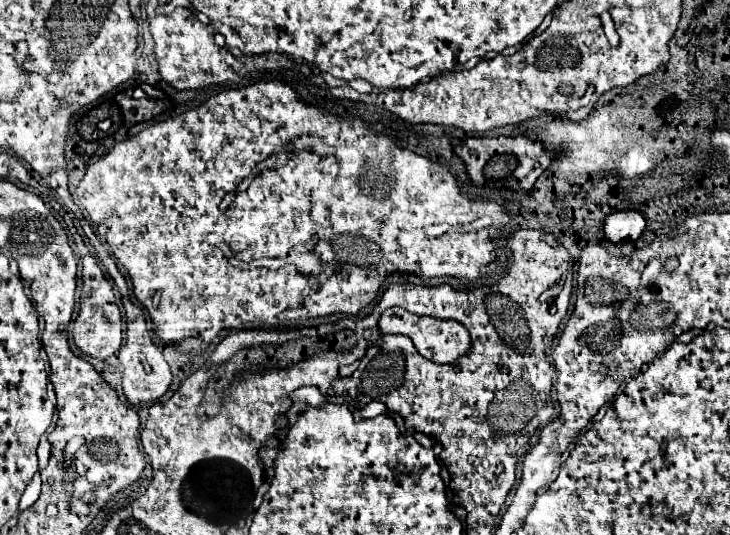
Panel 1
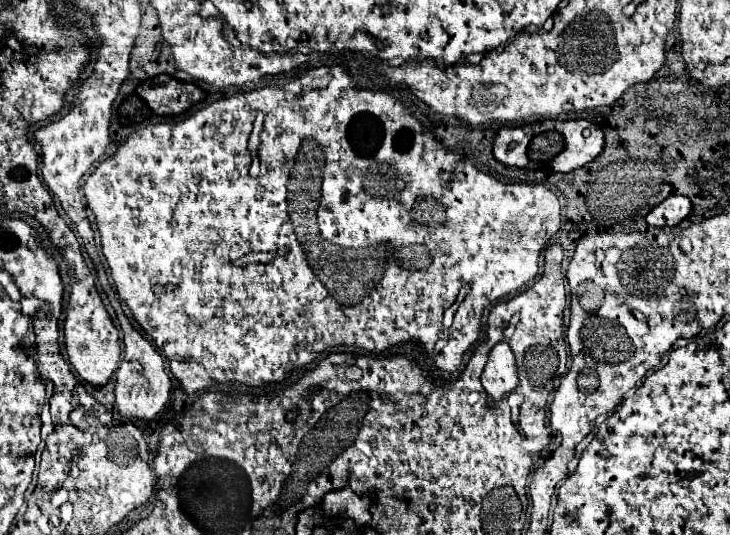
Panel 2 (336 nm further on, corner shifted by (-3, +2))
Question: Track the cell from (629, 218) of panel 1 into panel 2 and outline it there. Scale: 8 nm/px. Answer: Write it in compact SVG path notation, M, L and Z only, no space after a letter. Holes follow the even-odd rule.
M670 196L646 216L646 222L658 228L676 226L690 214L690 210L692 210L692 202L686 196Z

